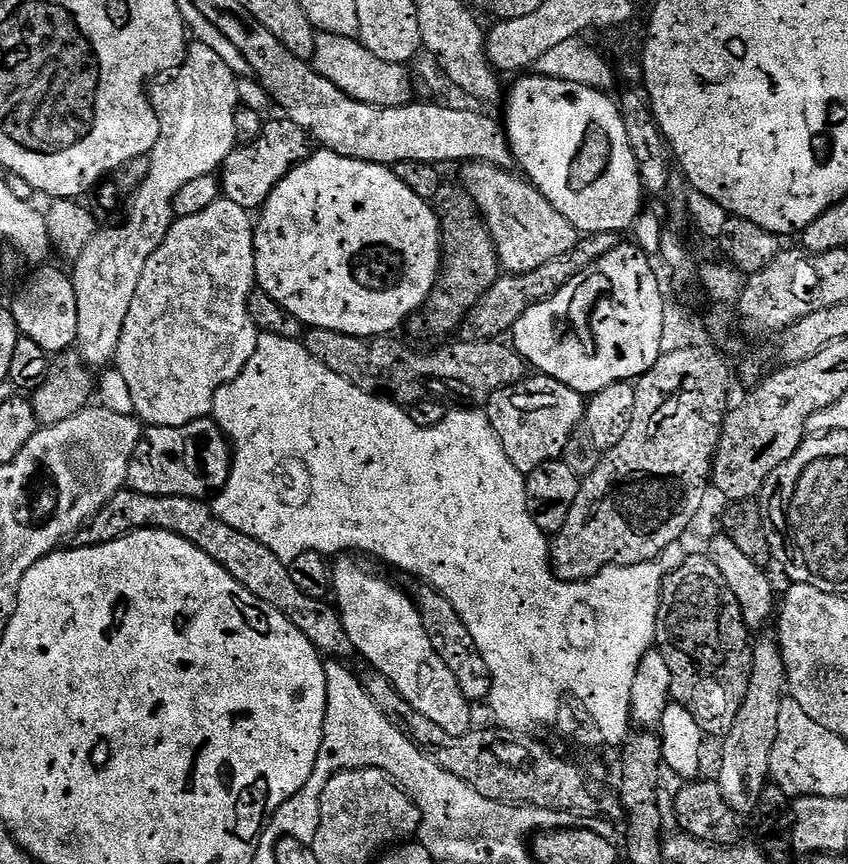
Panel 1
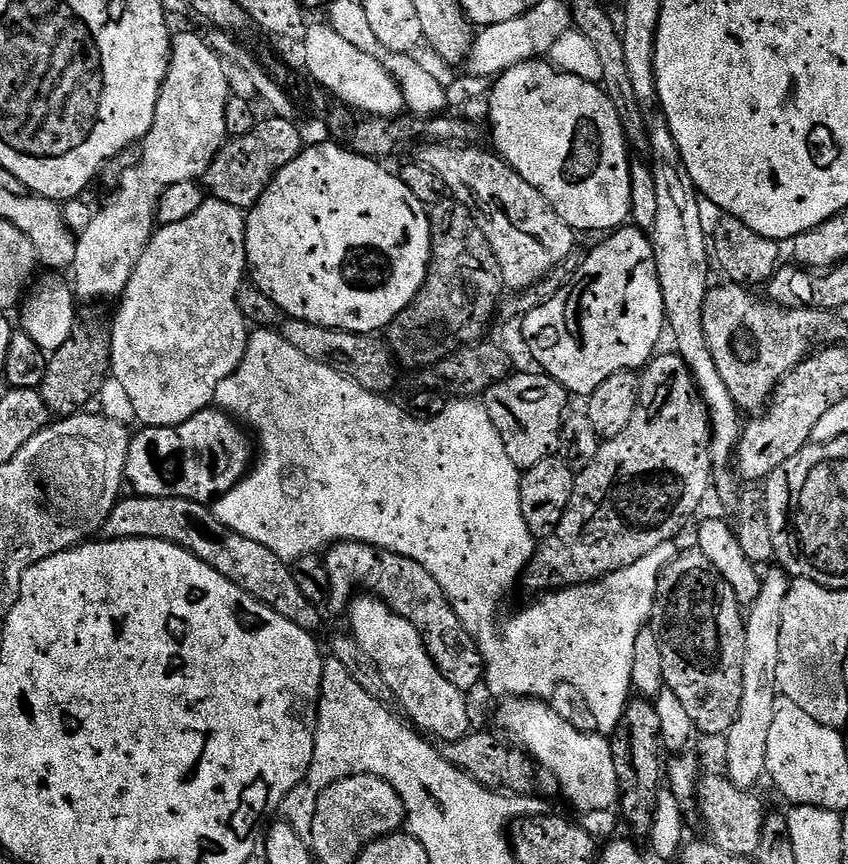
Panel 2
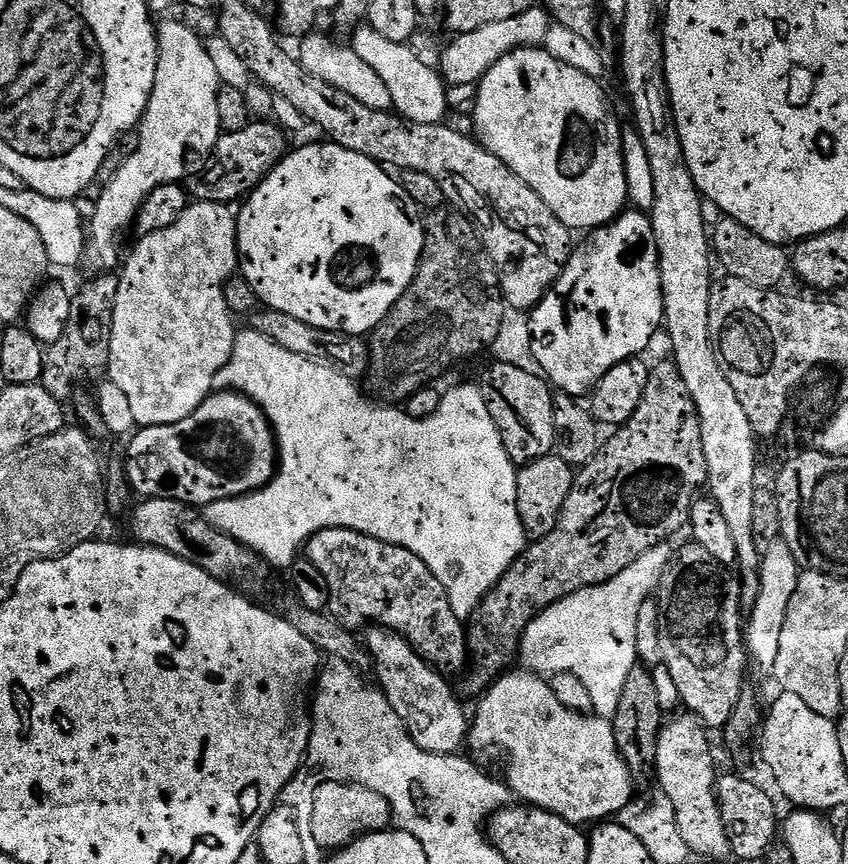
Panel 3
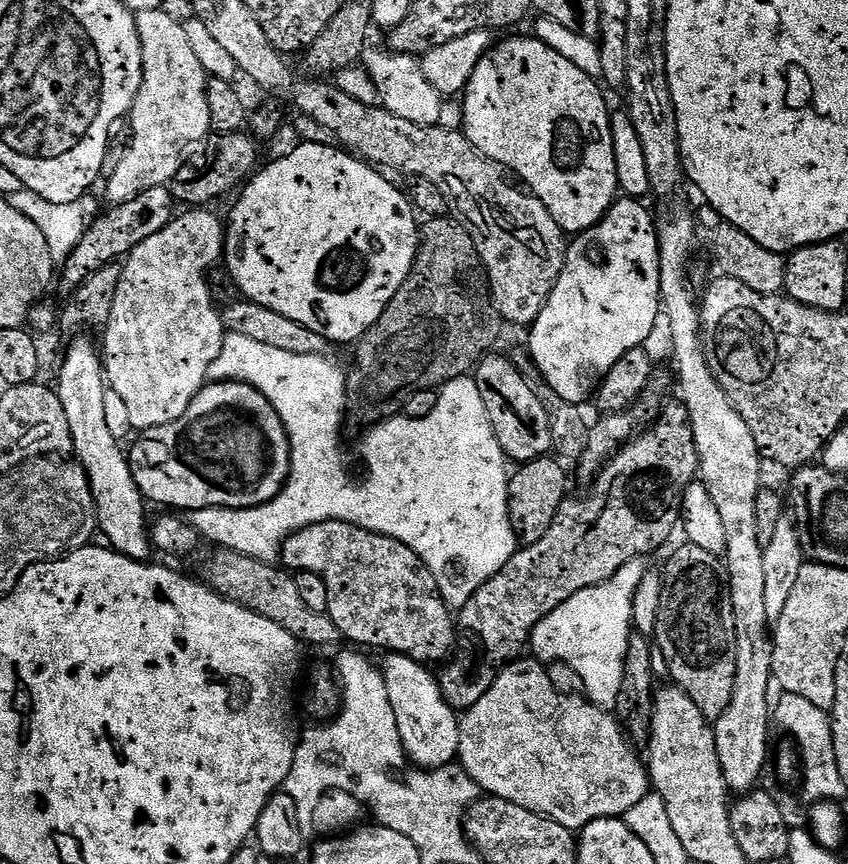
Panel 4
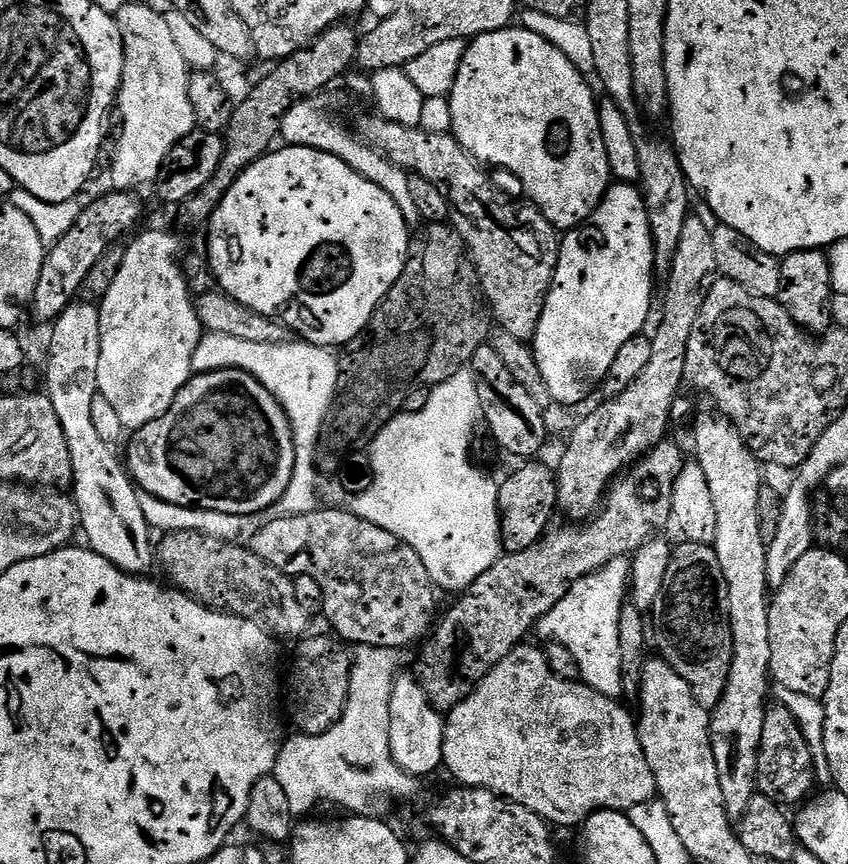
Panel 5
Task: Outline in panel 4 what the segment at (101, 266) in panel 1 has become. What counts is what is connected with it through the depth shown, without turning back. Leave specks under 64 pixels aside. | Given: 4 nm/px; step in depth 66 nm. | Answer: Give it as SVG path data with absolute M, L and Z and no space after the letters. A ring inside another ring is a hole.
M163 7L135 13L140 40L144 44L144 77L130 115L136 120L136 140L132 152L122 164L111 169L108 180L108 204L115 206L137 199L143 191L154 186L168 186L185 167L184 152L195 144L203 145L213 131L207 90L210 77L199 61L193 37Z

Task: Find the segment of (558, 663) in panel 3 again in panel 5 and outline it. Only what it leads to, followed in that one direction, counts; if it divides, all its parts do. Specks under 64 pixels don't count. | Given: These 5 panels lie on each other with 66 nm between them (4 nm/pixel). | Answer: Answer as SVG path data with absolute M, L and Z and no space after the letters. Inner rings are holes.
M616 560L608 567L601 568L595 576L589 576L579 589L581 592L575 593L576 612L561 611L559 614L549 614L542 621L545 634L553 636L580 663L580 672L584 675L581 676L583 683L598 690L598 694L613 698L624 696L624 665L620 663L618 628L620 611L626 603L626 589L629 584L629 561Z

